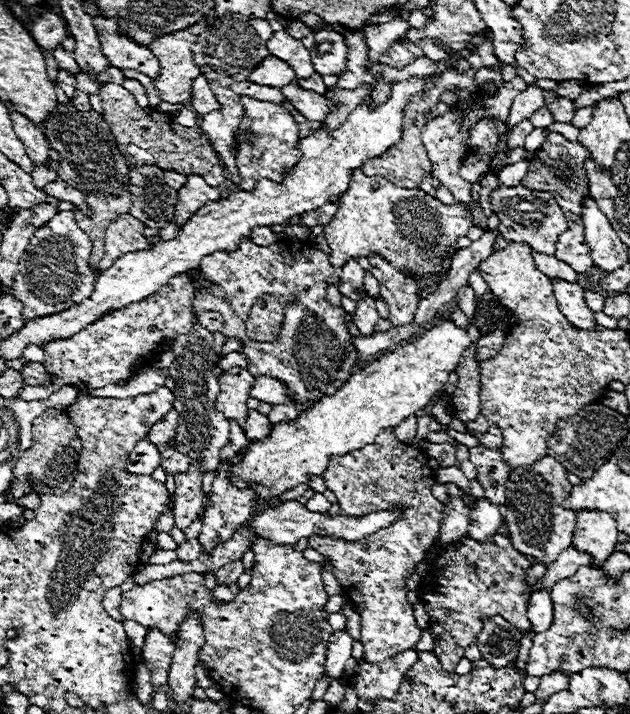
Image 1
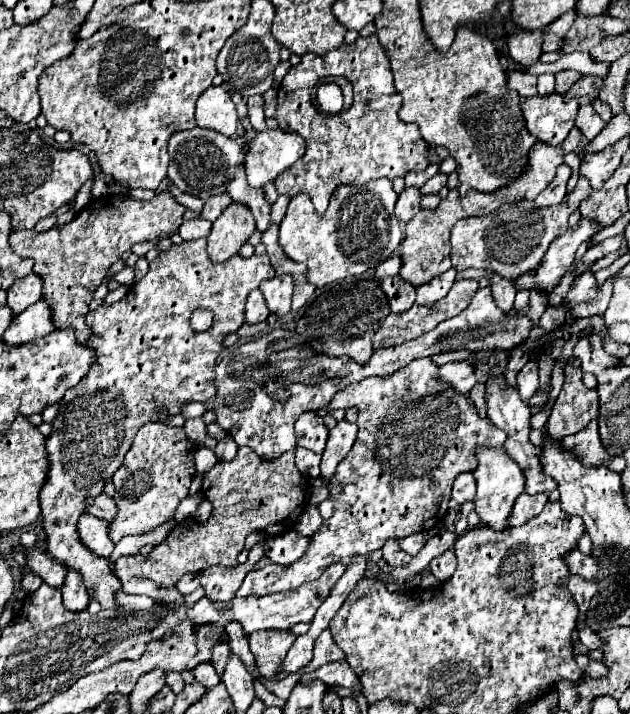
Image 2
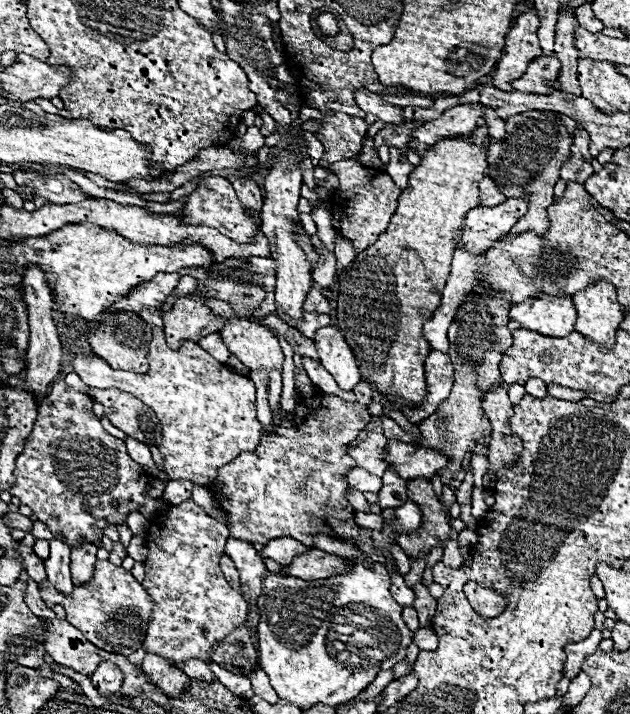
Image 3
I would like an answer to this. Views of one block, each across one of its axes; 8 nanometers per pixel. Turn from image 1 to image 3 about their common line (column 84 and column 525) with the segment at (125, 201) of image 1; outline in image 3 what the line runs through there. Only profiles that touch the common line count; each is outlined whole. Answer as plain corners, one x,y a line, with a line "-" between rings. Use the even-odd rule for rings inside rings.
528,110
506,118
506,132
508,134
502,140
492,142
488,148
486,176
502,182
500,192
506,198
528,196
528,212
514,224
510,234
518,236
522,232
534,232
544,236
550,228
546,208
554,202
554,184
560,178
560,168
564,160
570,158
570,132
566,126
560,126
552,112
544,110

